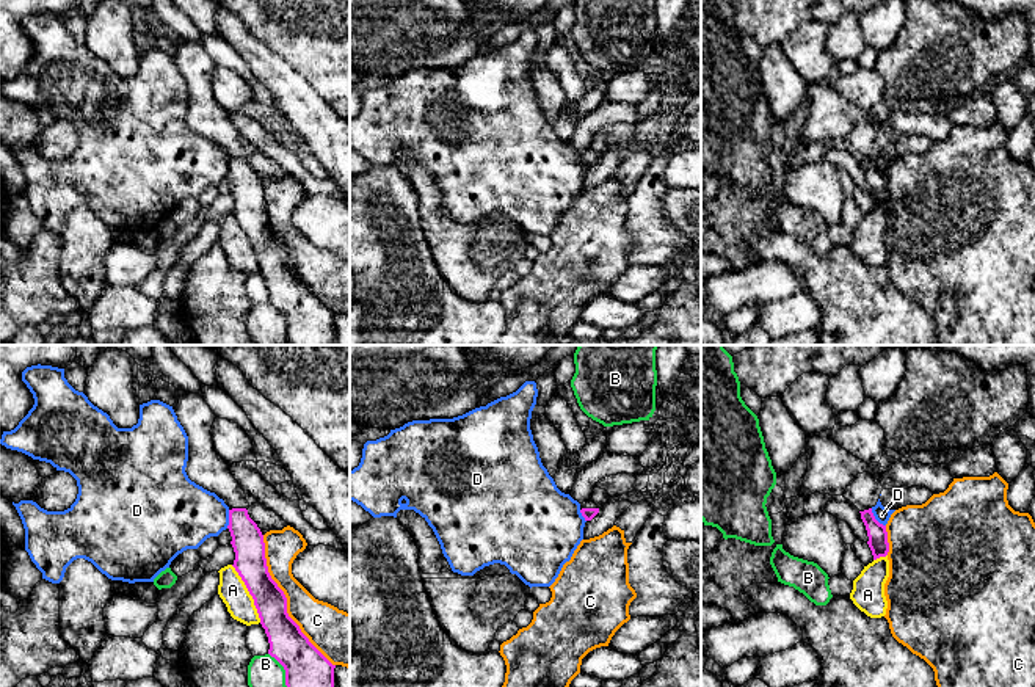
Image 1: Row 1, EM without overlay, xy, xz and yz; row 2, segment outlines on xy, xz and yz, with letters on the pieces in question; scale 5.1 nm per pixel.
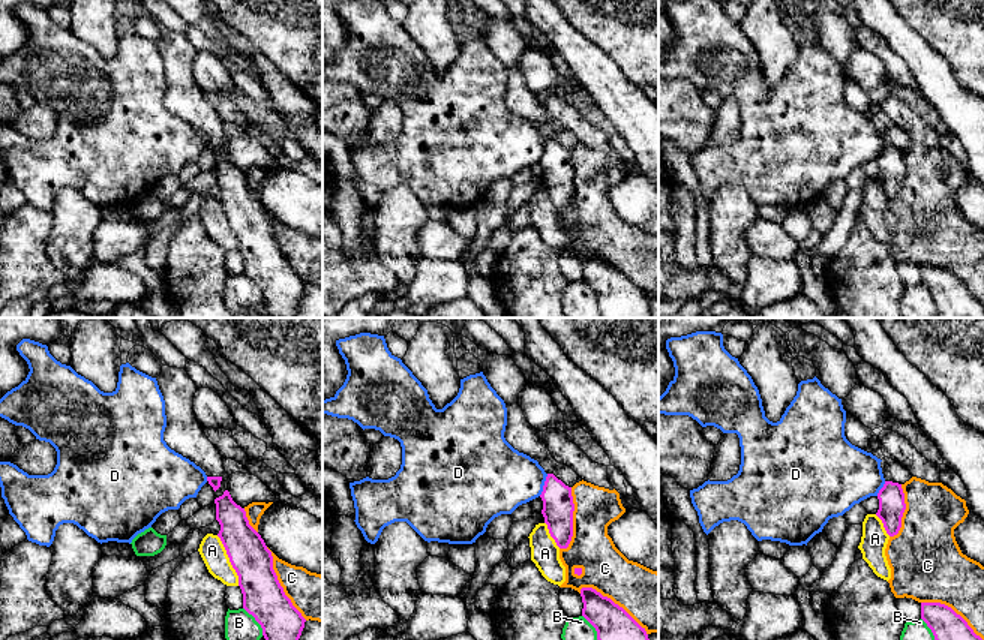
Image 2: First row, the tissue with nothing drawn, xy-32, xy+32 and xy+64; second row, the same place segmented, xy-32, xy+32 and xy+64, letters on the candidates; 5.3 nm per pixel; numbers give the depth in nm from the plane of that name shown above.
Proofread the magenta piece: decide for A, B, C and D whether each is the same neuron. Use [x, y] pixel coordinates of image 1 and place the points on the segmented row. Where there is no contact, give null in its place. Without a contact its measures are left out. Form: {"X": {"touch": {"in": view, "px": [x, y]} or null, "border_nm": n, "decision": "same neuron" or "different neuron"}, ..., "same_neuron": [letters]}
{"A": {"touch": {"in": "xy", "px": [250, 593]}, "border_nm": 340, "decision": "different neuron"}, "B": {"touch": {"in": "xy", "px": [284, 668]}, "border_nm": 200, "decision": "different neuron"}, "C": {"touch": {"in": "xy", "px": [286, 601]}, "border_nm": 750, "decision": "different neuron"}, "D": {"touch": {"in": "yz", "px": [874, 518]}, "border_nm": 120, "decision": "different neuron"}, "same_neuron": []}

